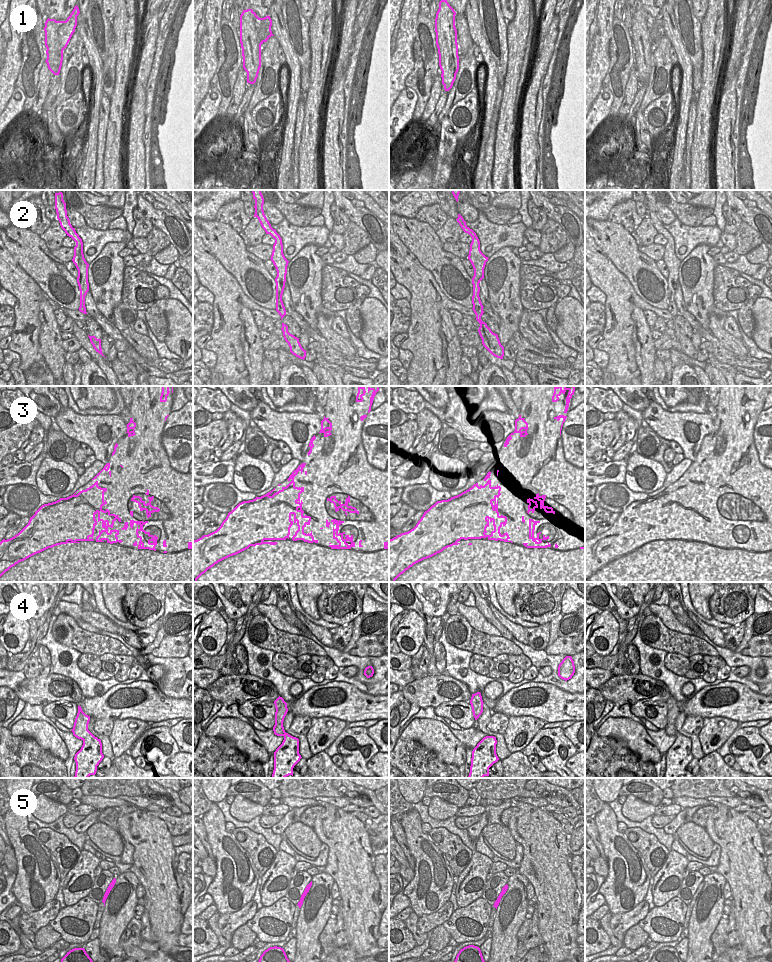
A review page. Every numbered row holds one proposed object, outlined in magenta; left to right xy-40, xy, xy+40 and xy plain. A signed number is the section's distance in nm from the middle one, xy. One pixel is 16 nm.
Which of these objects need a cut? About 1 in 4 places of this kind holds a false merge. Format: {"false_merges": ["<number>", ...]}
{"false_merges": ["1"]}

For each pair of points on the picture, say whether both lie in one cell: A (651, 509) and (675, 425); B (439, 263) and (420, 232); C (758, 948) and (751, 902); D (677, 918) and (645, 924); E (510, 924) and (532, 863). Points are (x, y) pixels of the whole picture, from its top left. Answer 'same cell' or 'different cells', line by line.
A: different cells
B: same cell
C: same cell
D: same cell
E: different cells

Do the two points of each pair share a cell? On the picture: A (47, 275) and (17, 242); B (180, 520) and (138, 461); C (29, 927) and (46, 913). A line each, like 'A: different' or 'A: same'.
A: same
B: same
C: same

